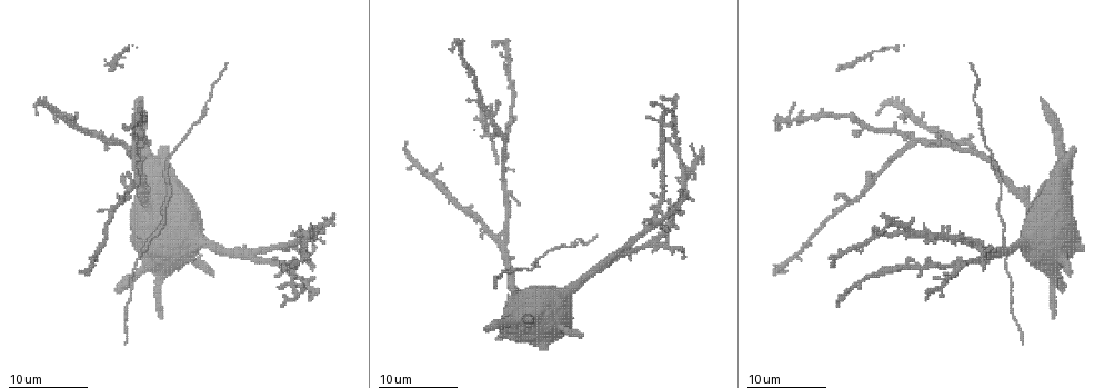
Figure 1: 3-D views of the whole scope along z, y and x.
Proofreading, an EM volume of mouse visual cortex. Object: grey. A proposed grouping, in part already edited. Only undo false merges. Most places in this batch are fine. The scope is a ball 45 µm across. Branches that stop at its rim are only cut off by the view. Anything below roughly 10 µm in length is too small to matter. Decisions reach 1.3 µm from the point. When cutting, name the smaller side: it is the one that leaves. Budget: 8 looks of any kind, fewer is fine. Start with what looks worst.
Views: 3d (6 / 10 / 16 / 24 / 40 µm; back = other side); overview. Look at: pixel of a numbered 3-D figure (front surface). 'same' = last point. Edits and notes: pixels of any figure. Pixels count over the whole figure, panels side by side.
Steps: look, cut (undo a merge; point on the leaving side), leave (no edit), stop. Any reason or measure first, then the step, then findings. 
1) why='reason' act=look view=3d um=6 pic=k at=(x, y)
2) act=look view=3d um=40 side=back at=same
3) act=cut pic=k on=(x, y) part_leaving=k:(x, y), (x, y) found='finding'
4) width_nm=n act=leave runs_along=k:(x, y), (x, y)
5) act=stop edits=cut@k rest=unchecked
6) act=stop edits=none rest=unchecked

why='a fork' act=look view=3d um=6 pic=1 at=(911, 140)

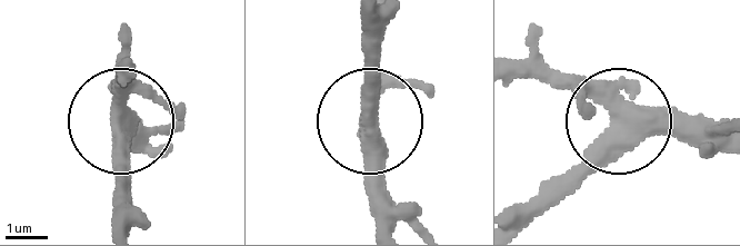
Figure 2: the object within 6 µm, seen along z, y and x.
act=look view=3d um=6 side=back pic=2 at=(619, 120)

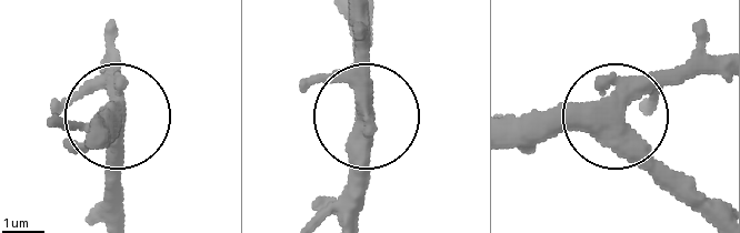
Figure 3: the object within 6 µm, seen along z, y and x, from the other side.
side_arm_um=27 act=leave runs_along=3:(514, 138), (621, 128), (713, 219) found='all the same cell'

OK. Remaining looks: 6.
why='looks like a crossing' act=look view=3d um=16 pic=1 at=(656, 221)

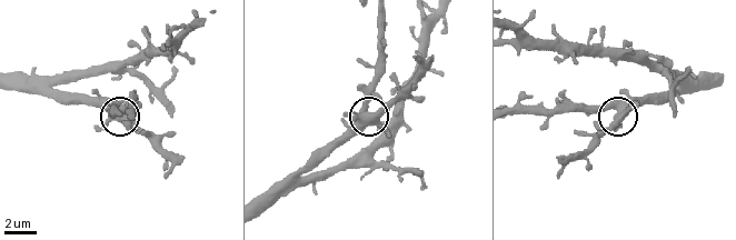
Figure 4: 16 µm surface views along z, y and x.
act=look view=3d um=16 side=back pic=4 at=(616, 116)

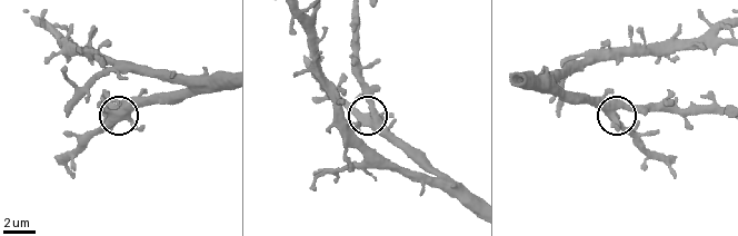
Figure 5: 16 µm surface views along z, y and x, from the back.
arms=5 act=leave found='one cell here'

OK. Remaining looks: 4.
act=look view=3d um=6 pic=1 at=(129, 146)

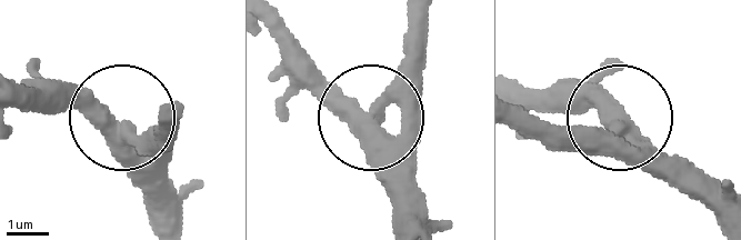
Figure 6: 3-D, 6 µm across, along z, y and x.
act=look view=3d um=6 side=back pic=6 at=(369, 109)

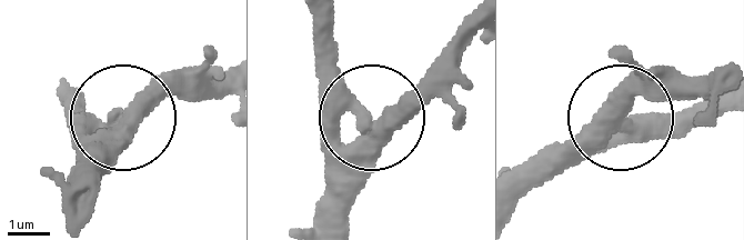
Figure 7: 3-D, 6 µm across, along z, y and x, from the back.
side_arm_um=20 act=leave found='continuous, no second cell'

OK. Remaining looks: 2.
why='four arms meet' act=look view=3d um=10 pic=1 at=(624, 251)

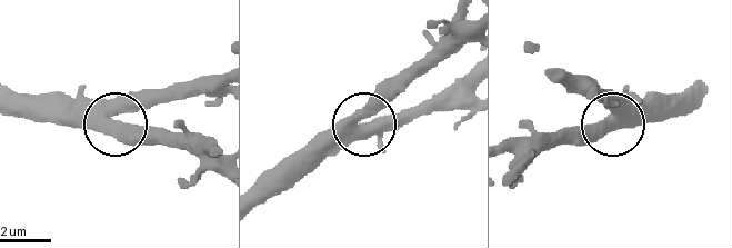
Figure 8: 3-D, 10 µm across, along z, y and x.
act=look view=3d um=6 pic=8 at=(107, 119)

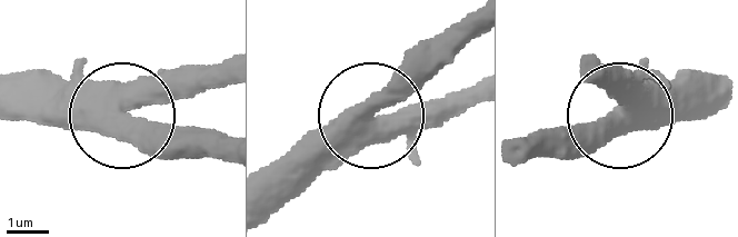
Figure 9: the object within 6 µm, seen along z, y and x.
arms=4 act=leave found='all the same cell'

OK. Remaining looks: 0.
act=stop edits=none rest=unchecked

